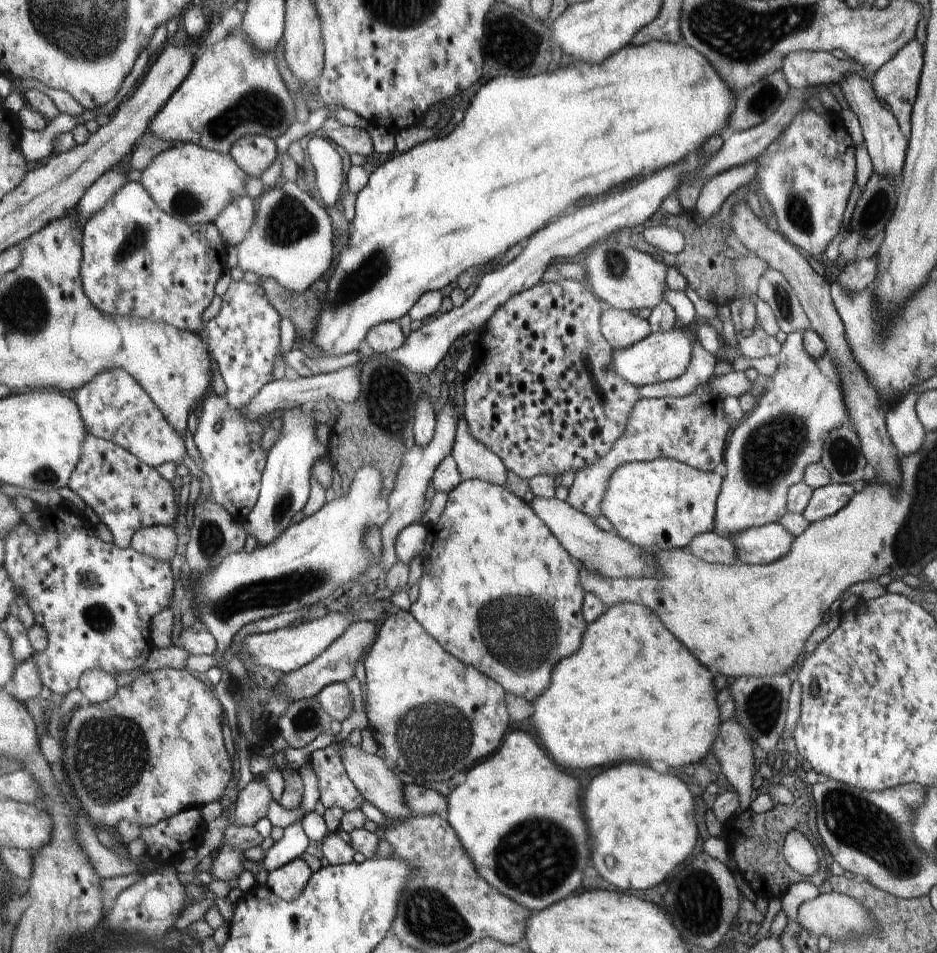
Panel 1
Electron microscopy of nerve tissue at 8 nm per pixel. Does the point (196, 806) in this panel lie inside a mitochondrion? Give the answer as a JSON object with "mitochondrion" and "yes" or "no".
{"mitochondrion":"no"}

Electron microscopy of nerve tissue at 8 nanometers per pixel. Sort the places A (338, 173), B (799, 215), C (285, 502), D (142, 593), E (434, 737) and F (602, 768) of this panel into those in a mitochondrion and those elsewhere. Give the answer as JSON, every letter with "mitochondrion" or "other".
{"A":"other","B":"mitochondrion","C":"mitochondrion","D":"other","E":"mitochondrion","F":"other"}

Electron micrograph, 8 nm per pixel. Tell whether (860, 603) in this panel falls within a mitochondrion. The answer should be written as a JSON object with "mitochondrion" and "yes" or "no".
{"mitochondrion":"no"}

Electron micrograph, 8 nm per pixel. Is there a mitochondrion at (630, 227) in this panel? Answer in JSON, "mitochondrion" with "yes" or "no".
{"mitochondrion":"no"}

